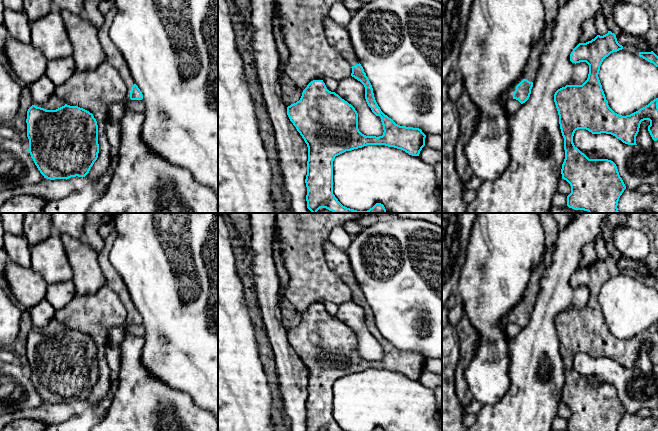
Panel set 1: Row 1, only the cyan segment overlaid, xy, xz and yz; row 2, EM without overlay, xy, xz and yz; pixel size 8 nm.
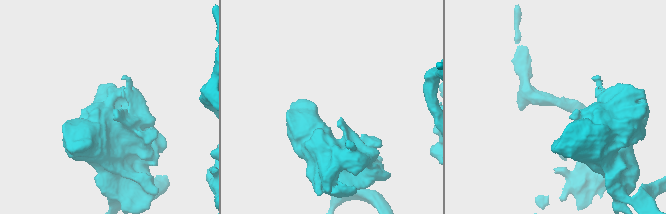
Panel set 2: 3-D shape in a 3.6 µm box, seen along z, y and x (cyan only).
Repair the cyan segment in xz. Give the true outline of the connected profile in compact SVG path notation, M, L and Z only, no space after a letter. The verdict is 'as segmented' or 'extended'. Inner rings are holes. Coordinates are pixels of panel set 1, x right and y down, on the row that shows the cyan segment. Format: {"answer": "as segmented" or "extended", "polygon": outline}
{"answer": "extended", "polygon": "M329 16L323 20L325 37L330 46L336 49L350 64L351 76L360 81L365 87L365 99L376 116L381 117L383 135L366 136L358 129L358 113L347 101L335 92L327 89L323 80L313 80L303 90L299 101L287 107L287 115L308 147L307 175L307 208L317 213L320 208L326 208L333 213L386 213L383 204L376 203L367 211L357 211L343 206L333 194L333 161L336 156L367 145L385 145L401 149L412 156L419 156L425 146L426 135L419 128L400 126L385 115L378 106L372 85L364 72L352 46L348 31L341 27Z"}

